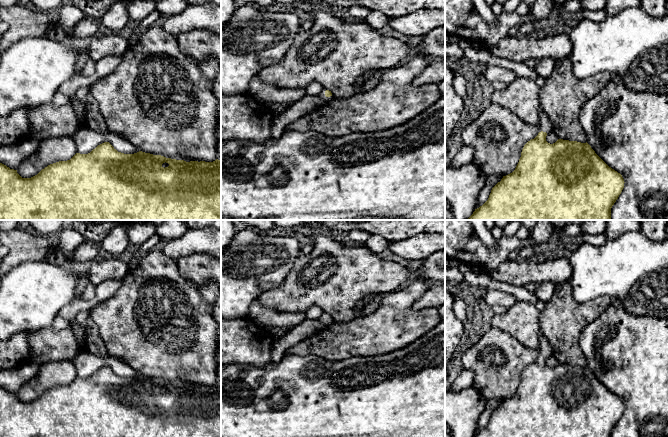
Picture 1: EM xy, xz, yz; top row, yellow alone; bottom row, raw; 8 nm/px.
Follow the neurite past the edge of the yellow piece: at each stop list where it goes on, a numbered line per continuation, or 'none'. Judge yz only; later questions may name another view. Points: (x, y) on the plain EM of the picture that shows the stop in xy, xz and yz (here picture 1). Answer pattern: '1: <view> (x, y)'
1: yz (544, 348)

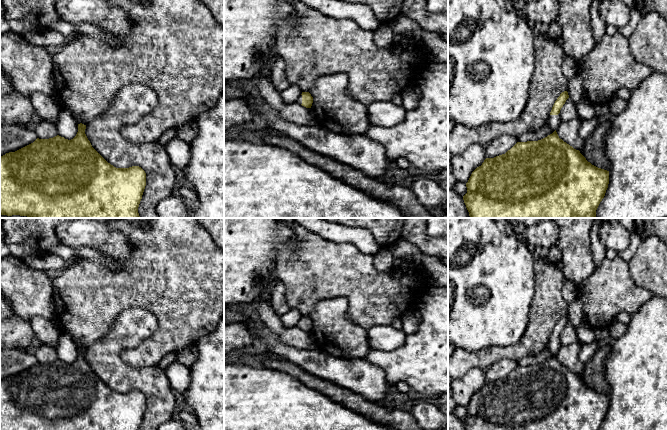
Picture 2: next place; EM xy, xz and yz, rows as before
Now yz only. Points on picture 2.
1: yz (554, 345)

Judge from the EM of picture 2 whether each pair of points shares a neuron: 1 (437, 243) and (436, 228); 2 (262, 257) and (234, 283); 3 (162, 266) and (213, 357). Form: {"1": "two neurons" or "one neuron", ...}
{"1": "two neurons", "2": "one neuron", "3": "two neurons"}

